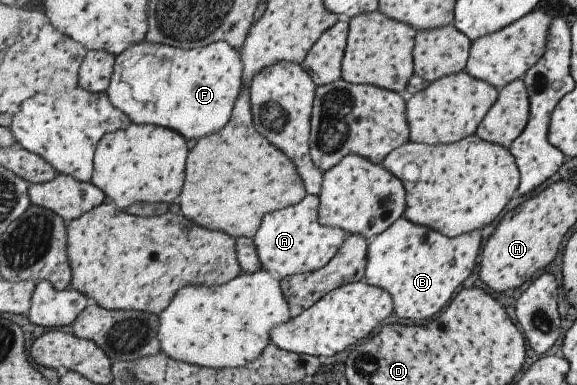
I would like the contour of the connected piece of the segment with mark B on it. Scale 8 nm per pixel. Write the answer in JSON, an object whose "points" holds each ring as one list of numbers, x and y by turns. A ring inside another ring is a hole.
{"points":[[404,217,397,219,386,231,369,241,363,282,391,295,397,317,413,323,429,321,451,302,453,293,457,293,473,273,484,241,481,232,476,230,449,238]]}

